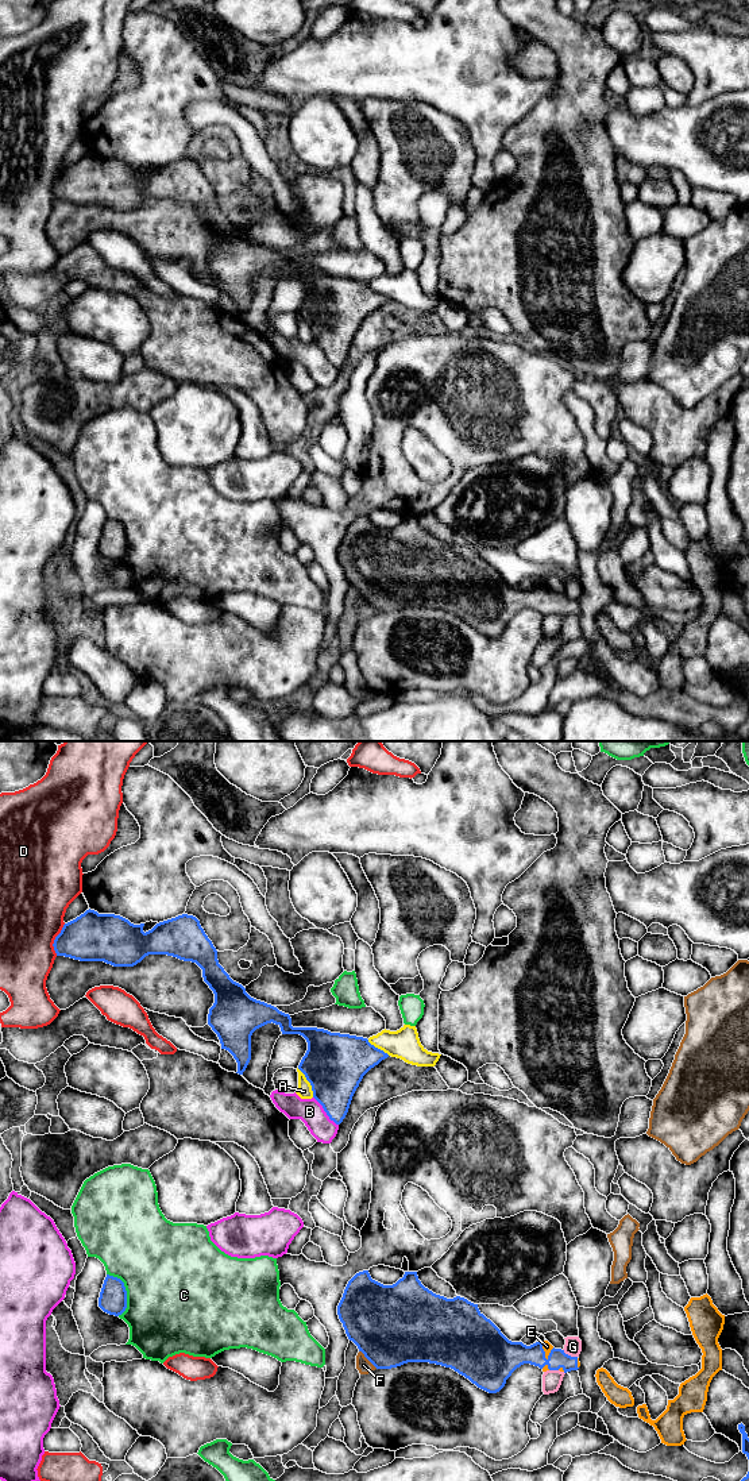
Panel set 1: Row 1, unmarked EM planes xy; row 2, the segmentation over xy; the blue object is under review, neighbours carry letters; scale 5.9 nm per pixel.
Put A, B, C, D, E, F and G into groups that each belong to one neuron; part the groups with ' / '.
A / B G / C / D / E / F

